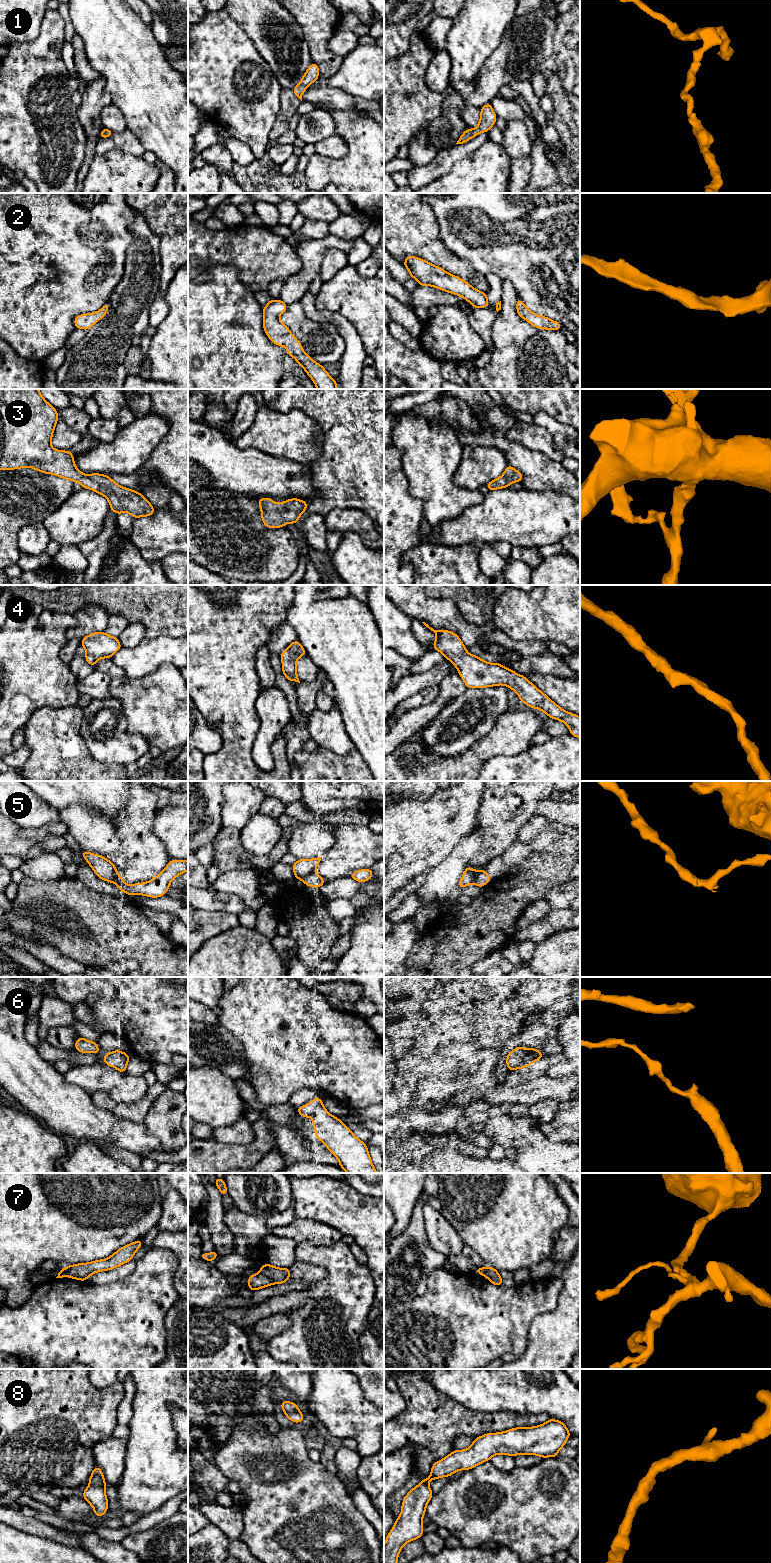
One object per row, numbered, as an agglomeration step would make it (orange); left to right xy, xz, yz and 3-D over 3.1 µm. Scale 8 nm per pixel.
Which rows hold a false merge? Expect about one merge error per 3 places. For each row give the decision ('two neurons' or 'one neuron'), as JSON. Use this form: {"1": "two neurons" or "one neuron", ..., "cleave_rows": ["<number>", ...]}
{"1": "one neuron", "2": "one neuron", "3": "one neuron", "4": "one neuron", "5": "two neurons", "6": "one neuron", "7": "two neurons", "8": "one neuron", "cleave_rows": ["5", "7"]}

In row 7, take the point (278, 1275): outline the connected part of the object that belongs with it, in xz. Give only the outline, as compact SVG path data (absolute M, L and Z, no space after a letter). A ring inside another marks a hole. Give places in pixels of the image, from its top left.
M268 1263L264 1264L259 1272L271 1279L274 1284L286 1283L290 1278L290 1268L278 1268Z

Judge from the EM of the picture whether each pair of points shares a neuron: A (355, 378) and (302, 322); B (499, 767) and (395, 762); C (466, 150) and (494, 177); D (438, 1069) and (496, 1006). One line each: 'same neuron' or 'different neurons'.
A: different neurons
B: different neurons
C: different neurons
D: same neuron

